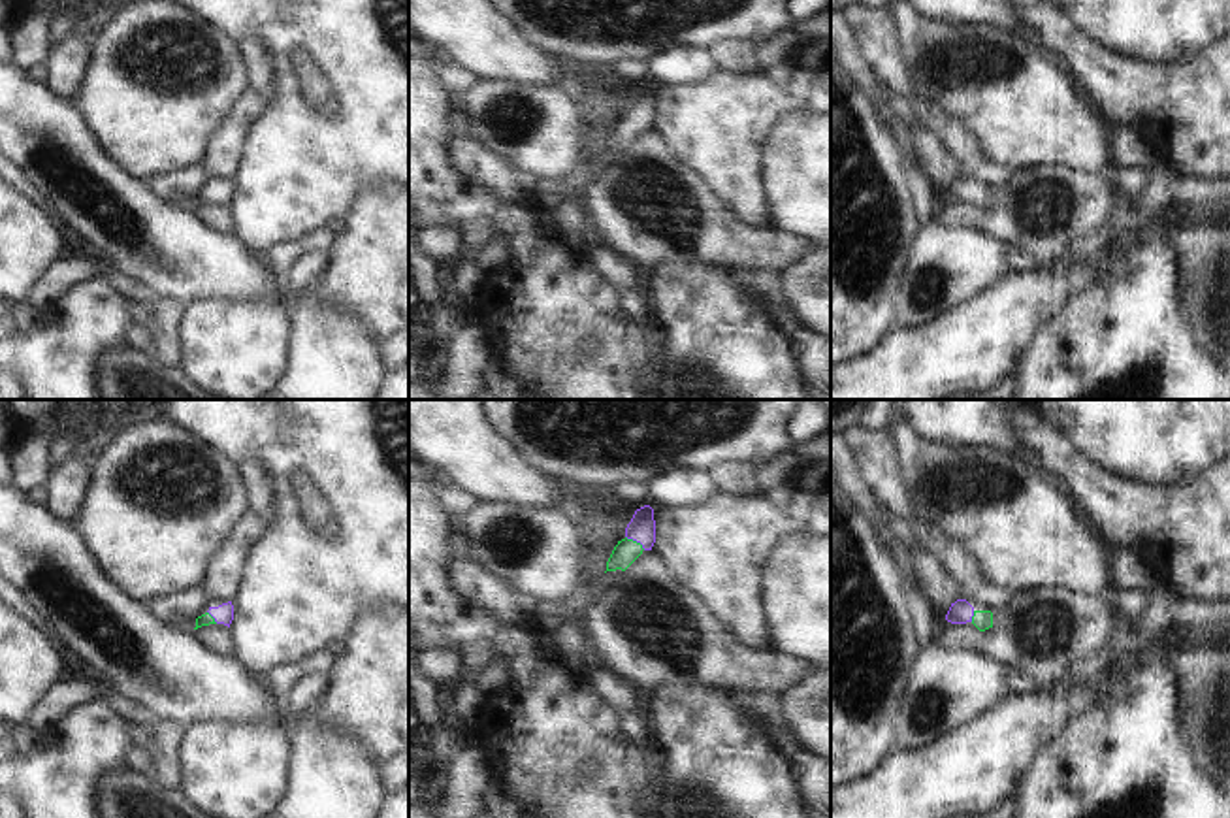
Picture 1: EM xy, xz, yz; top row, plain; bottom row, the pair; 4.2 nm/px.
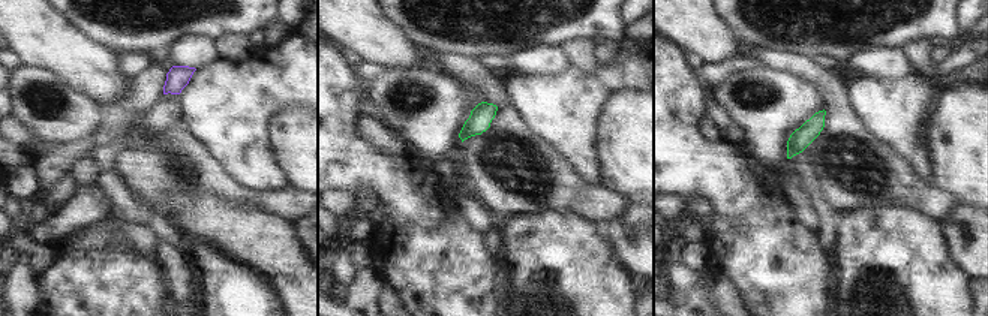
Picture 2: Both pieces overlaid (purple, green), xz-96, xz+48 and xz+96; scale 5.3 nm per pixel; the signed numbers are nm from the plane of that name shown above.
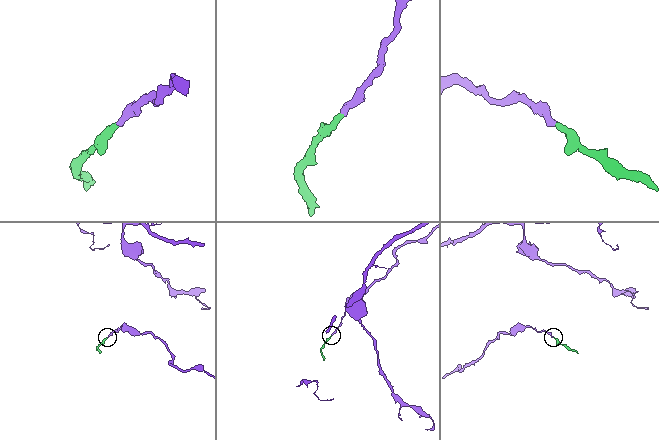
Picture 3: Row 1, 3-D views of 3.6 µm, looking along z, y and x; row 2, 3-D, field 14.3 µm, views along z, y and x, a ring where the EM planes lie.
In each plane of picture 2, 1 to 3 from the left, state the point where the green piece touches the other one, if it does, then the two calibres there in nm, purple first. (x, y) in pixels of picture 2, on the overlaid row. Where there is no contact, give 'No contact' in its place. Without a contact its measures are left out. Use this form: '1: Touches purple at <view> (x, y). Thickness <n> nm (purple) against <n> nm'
1: No contact
2: No contact
3: No contact

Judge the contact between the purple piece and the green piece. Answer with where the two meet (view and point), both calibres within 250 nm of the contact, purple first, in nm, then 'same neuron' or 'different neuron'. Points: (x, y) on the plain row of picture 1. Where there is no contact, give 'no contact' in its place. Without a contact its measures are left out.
xz (635, 117) | 120/100 nm | same neuron

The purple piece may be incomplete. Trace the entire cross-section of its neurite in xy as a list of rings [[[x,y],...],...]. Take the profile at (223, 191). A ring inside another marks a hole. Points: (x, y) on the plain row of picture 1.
[[[232,179],[222,181],[218,185],[209,185],[209,188],[196,196],[196,205],[209,204],[209,202],[224,202],[230,205],[234,198],[234,183]]]

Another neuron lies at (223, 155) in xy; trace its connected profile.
[[[247,89],[230,115],[217,126],[207,141],[207,151],[202,162],[209,185],[218,185],[234,177],[241,162],[241,151],[249,128],[266,106],[267,104],[252,89]]]

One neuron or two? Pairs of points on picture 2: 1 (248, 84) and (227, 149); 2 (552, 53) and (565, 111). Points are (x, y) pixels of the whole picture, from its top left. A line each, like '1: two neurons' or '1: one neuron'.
1: one neuron
2: two neurons

